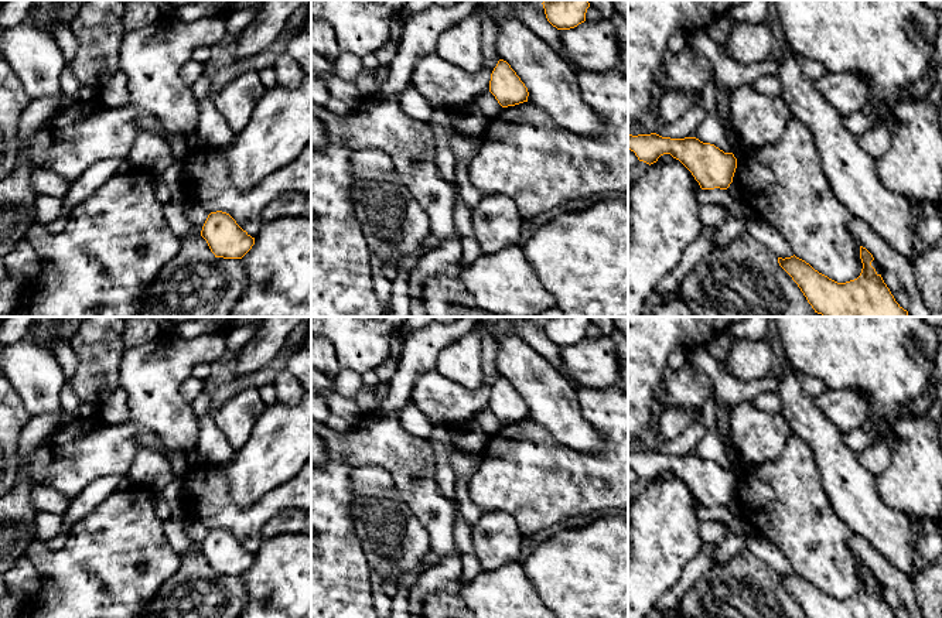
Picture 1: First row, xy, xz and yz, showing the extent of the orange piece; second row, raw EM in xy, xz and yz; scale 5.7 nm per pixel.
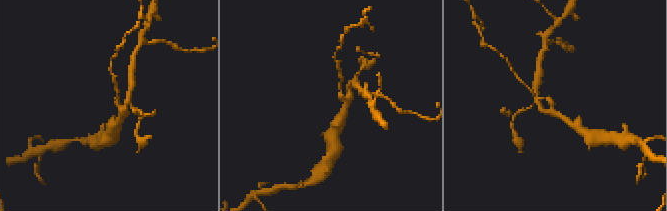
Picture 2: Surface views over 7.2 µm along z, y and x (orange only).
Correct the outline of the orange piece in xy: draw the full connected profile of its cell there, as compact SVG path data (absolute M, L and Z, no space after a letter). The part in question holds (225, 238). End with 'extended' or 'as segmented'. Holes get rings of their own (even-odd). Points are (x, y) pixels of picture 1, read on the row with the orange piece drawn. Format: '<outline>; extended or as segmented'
M211 212L202 226L201 236L215 257L242 259L255 245L246 231L226 212Z; as segmented

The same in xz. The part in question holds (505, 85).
M504 59L498 61L491 74L489 92L495 96L502 107L528 102L529 96L525 83Z; as segmented

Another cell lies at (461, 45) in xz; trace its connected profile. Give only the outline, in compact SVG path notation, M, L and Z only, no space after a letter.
M478 6L465 20L440 34L436 54L446 62L474 74L484 66L481 23L491 10Z

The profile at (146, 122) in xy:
M141 115L139 119L137 119L137 126L141 129L141 130L147 130L147 132L153 132L153 133L160 133L160 122L150 116L150 115Z

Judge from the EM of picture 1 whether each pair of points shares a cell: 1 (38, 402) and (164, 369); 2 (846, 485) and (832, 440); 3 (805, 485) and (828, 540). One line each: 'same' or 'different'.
1: different
2: same
3: same

